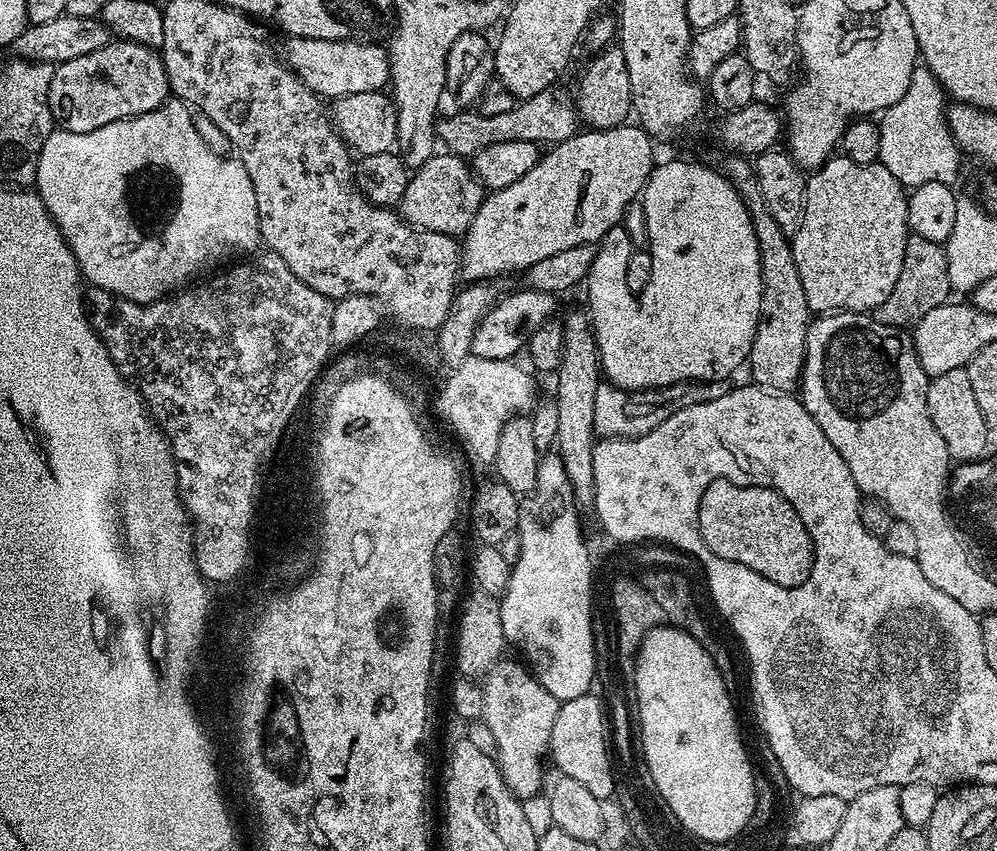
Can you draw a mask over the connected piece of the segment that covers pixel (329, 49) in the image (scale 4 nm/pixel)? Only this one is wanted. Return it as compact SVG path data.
M288 36L283 59L293 74L321 98L339 98L350 94L381 91L389 83L388 53L379 43L346 40L323 40Z

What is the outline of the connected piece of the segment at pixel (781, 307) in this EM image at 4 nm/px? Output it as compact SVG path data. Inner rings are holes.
M735 154L729 155L727 159L728 161L722 165L722 171L744 199L760 243L760 269L762 270L760 321L756 327L754 342L746 364L747 367L752 367L751 379L759 387L775 390L780 394L788 394L799 385L800 375L804 369L806 338L810 323L806 290L802 290L802 278L798 278L798 266L794 266L789 233L785 232L782 226L778 226L774 218L770 218L770 210L766 210L762 190L758 190L753 165L747 159Z

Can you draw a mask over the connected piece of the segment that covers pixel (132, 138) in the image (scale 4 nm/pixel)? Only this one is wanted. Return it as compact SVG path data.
M169 98L163 104L146 114L131 116L129 120L110 122L106 126L98 126L98 130L89 132L65 132L54 130L46 138L38 158L35 191L40 201L46 206L50 218L68 243L76 264L80 267L80 275L93 288L110 292L124 302L134 304L152 304L155 300L165 299L175 293L181 286L187 285L192 275L207 264L216 264L235 252L255 253L261 247L260 227L258 226L258 202L254 202L254 186L250 186L250 174L240 165L239 160L219 156L214 149L208 148L206 141L200 137L196 124L192 121L193 113L183 100Z

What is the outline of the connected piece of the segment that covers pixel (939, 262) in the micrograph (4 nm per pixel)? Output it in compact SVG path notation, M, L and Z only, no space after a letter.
M909 235L906 254L902 258L902 274L898 274L898 282L894 282L894 290L890 290L886 302L874 309L874 315L878 322L886 326L908 330L926 314L930 314L934 306L949 303L952 295L950 274L946 274L944 246L930 242L927 238Z

